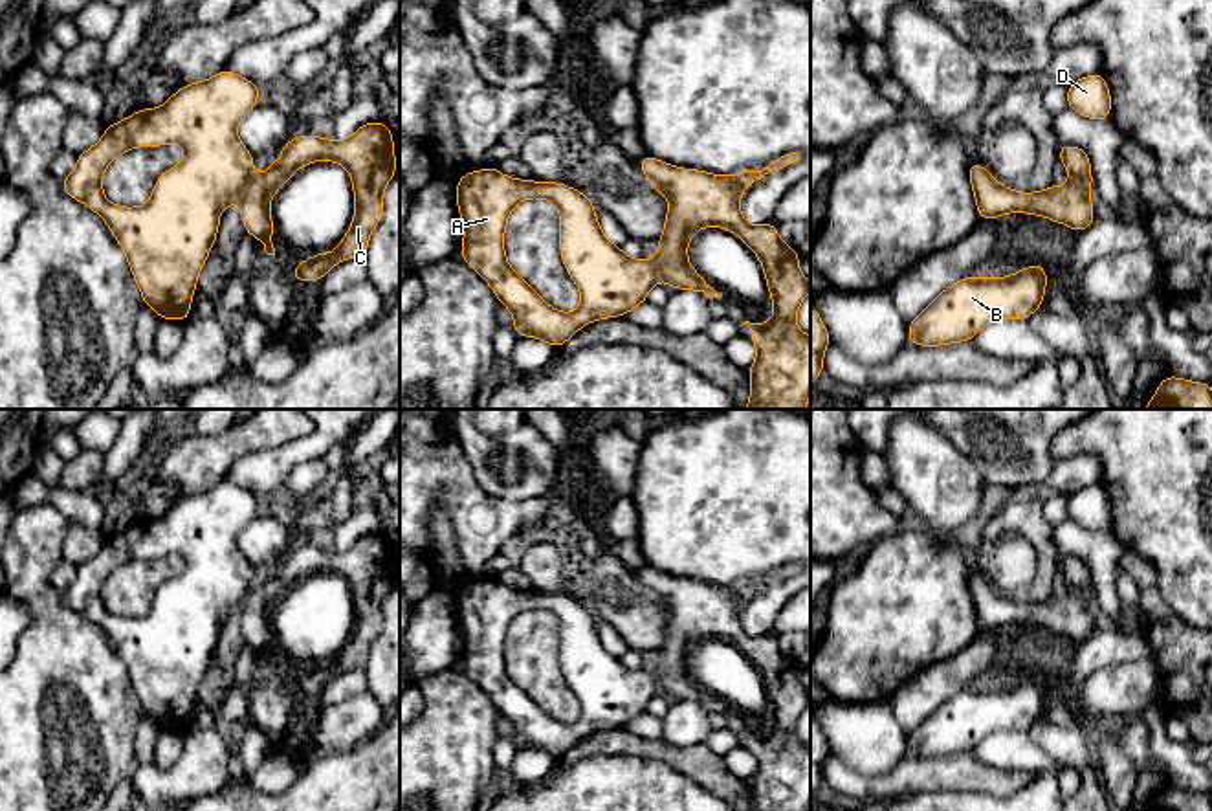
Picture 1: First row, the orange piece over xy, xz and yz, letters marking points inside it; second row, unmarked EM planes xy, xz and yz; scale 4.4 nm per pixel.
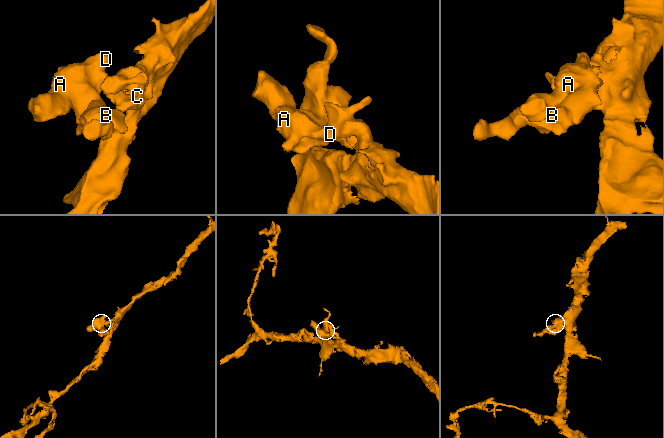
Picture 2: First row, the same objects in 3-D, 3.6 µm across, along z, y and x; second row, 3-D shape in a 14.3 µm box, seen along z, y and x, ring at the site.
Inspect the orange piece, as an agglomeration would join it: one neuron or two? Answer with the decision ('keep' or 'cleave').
cleave

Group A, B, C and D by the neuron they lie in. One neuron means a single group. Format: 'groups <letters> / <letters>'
groups A B D / C

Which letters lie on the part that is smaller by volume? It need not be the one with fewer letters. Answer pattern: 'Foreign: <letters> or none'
Foreign: A, B, D

